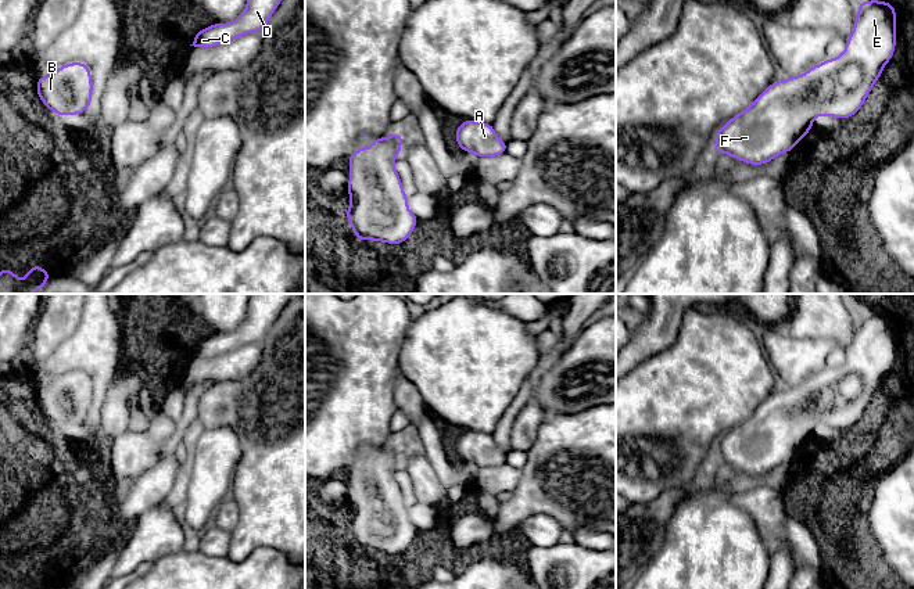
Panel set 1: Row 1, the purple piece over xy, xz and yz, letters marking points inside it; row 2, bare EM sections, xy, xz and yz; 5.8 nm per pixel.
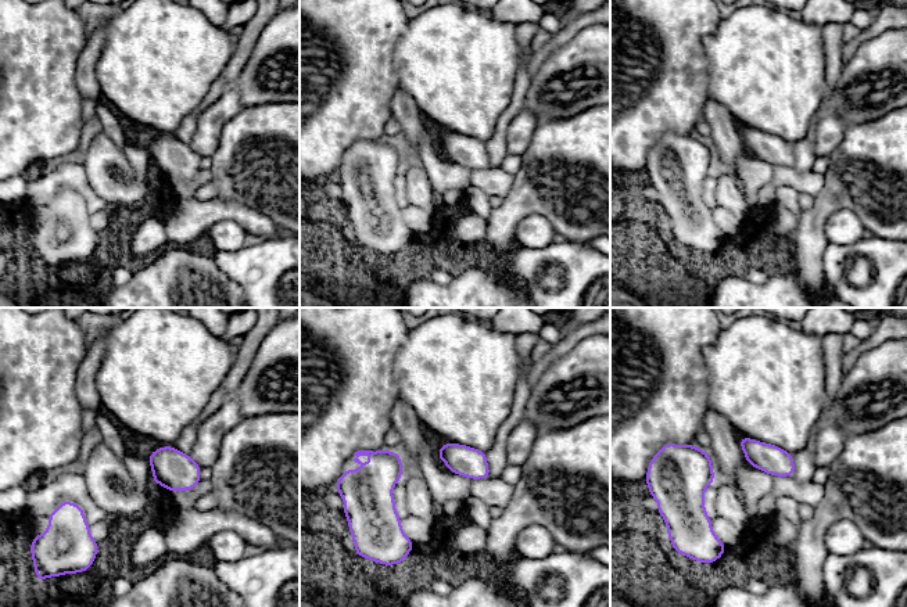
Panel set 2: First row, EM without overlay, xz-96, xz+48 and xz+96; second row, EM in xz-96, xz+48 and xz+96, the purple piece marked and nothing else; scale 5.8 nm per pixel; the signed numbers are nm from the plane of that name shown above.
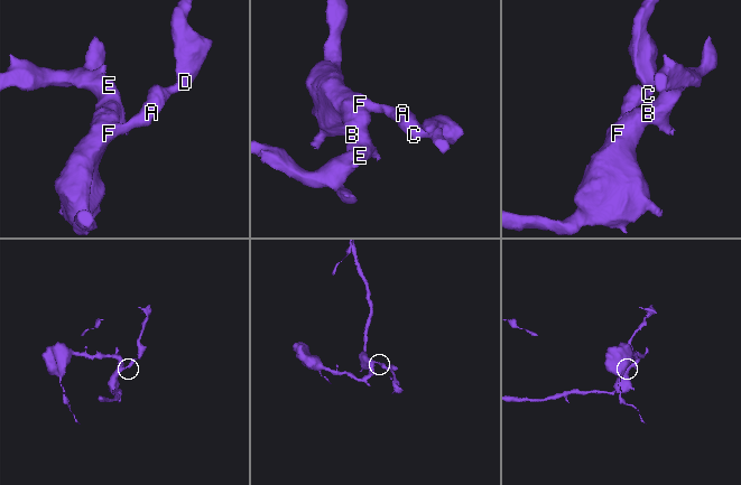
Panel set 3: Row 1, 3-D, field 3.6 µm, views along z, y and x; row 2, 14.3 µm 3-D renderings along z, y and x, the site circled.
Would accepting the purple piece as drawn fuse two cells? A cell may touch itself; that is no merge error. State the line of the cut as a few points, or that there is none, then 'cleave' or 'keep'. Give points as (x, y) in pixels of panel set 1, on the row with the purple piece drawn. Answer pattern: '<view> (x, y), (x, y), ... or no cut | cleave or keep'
no cut | keep

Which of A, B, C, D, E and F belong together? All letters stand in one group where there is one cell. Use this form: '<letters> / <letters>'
A B C D E F

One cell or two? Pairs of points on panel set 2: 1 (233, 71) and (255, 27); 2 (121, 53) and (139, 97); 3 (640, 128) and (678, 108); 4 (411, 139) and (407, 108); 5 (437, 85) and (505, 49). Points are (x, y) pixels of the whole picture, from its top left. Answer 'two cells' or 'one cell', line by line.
1: one cell
2: one cell
3: one cell
4: one cell
5: one cell

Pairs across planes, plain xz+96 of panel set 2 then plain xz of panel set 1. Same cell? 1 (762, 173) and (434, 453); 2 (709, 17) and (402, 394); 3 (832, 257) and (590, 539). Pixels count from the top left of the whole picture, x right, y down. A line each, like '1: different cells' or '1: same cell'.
1: same cell
2: different cells
3: different cells

